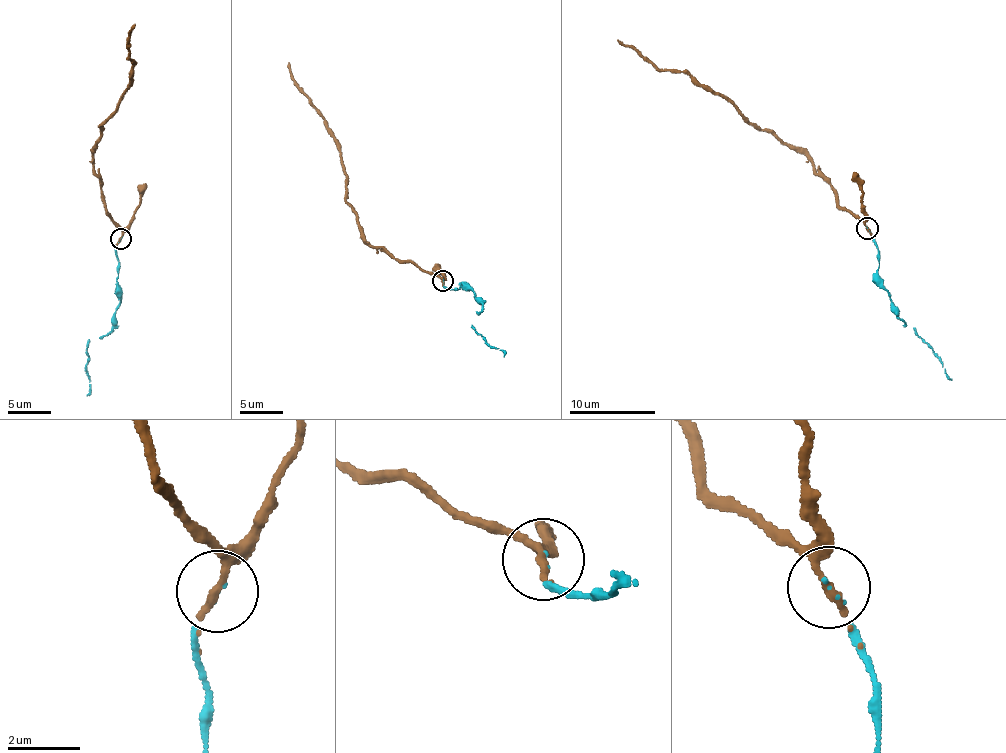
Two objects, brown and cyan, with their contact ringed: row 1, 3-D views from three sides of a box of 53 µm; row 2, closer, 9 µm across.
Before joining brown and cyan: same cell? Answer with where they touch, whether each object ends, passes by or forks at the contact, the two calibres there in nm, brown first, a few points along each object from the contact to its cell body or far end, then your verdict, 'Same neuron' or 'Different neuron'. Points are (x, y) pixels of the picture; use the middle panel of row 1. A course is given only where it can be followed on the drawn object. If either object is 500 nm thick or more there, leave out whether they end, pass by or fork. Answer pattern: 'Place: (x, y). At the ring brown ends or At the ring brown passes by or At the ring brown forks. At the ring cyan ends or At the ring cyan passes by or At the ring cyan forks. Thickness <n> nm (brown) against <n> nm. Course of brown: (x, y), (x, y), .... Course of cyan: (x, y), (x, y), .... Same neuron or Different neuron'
Place: (443, 281). At the ring brown ends. At the ring cyan ends. Thickness 280 nm (brown) against 50 nm. Course of brown: (443, 280), (402, 262), (365, 239), (357, 213), (346, 202), (340, 145), (287, 63). Course of cyan: (443, 280), (445, 288), (454, 291), (465, 285), (479, 298), (483, 308), (472, 325), (505, 357). Same neuron

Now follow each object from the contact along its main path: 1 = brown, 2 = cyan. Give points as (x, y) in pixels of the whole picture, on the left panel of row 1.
1: (121, 238), (106, 209), (93, 154), (102, 136), (99, 126), (131, 86), (128, 50), (134, 23)
2: (121, 238), (116, 249), (119, 306), (111, 331), (100, 338), (89, 339), (86, 366), (90, 387), (87, 396)

